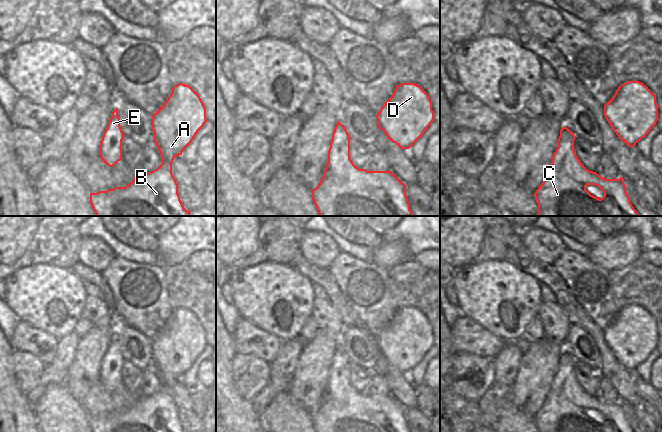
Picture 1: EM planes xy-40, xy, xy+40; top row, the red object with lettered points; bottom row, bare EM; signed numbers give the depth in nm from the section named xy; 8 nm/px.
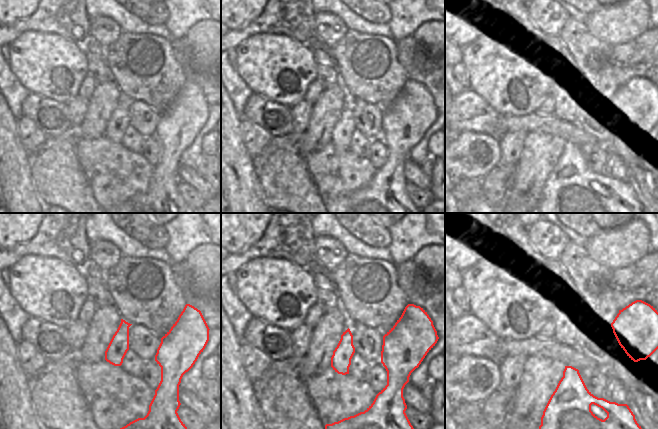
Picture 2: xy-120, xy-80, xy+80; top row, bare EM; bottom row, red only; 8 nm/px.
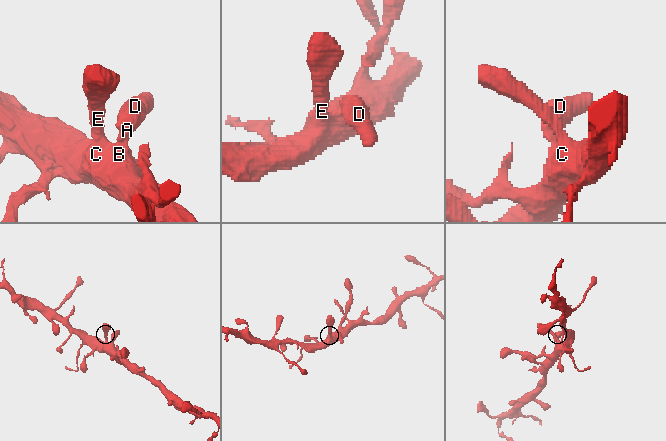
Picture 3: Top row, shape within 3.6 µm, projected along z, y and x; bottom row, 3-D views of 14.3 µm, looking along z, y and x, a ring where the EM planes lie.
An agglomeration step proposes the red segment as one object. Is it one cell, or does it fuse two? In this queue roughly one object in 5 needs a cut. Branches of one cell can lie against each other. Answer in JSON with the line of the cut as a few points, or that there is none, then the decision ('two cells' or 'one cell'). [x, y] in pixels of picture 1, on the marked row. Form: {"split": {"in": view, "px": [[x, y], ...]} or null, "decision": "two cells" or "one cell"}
{"split": null, "decision": "one cell"}

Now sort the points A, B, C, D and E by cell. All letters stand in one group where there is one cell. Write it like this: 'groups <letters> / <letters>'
groups A B C D E

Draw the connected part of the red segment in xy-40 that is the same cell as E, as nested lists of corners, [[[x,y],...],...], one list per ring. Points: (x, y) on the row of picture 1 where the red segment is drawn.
[[[116,108],[112,112],[100,142],[100,158],[109,167],[113,167],[122,159],[122,140],[124,136],[120,126],[118,108]]]

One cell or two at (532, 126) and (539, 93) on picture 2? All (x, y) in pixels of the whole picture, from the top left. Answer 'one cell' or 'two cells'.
two cells

